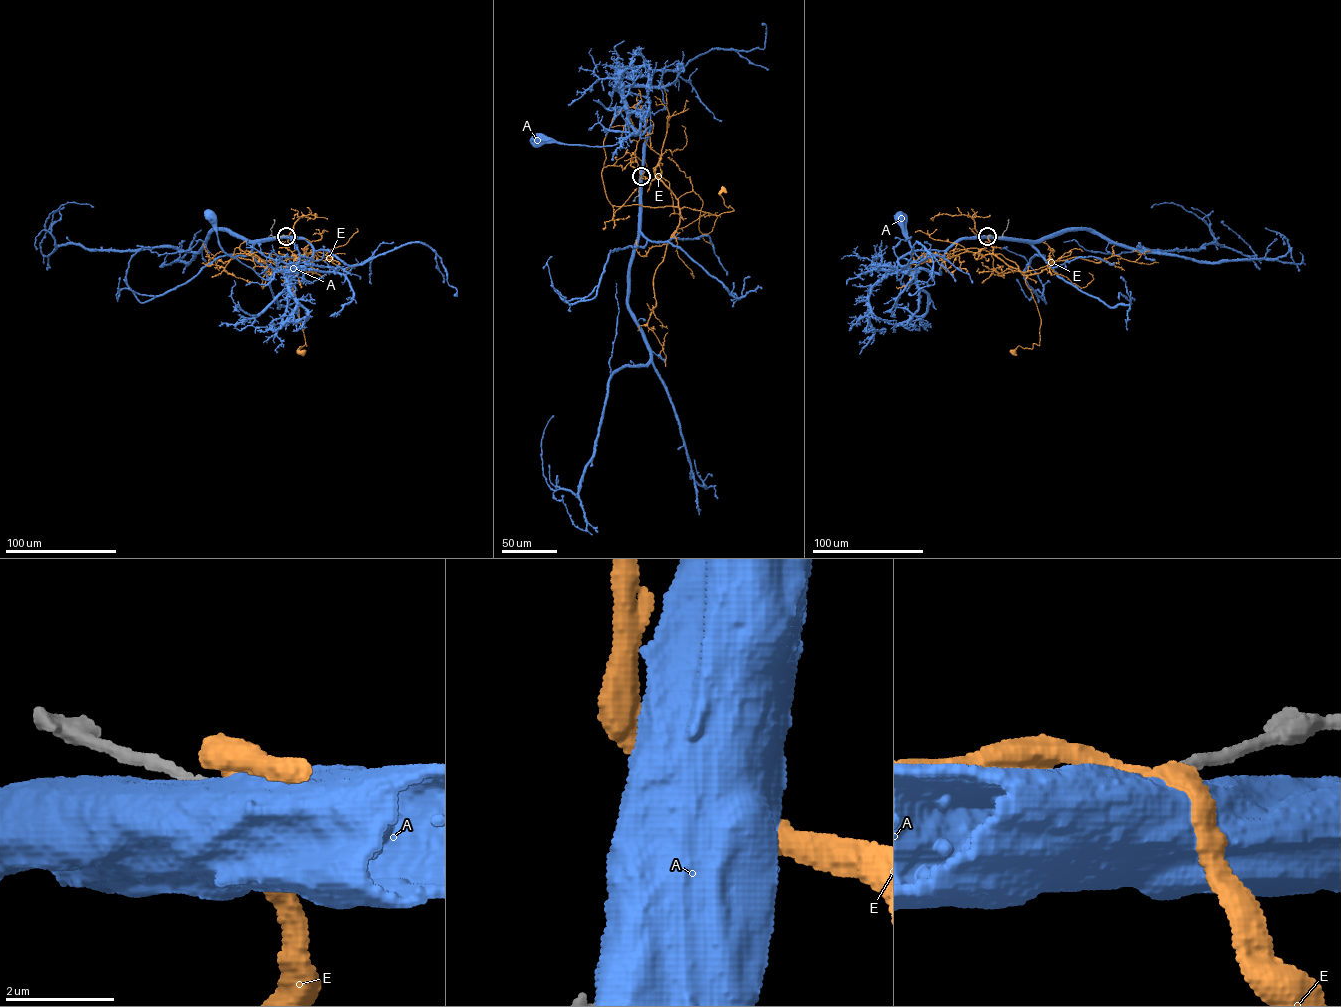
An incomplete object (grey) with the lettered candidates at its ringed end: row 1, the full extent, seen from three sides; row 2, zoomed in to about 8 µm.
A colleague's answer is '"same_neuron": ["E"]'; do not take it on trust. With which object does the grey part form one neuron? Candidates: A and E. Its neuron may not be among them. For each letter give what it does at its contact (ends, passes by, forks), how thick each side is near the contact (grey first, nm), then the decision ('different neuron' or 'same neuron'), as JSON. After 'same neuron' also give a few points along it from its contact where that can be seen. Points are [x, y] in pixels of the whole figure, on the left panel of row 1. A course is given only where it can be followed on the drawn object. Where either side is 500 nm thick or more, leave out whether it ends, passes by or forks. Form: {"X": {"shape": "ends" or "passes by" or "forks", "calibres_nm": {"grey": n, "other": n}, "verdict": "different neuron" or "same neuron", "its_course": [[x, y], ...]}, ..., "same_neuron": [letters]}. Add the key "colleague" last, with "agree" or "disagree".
{"A": {"calibres_nm": {"grey": 200, "other": 550}, "verdict": "different neuron"}, "E": {"shape": "passes by", "calibres_nm": {"grey": 170, "other": 360}, "verdict": "same neuron", "its_course": [[286, 236], [294, 266], [288, 277], [306, 346], [297, 350], [303, 352]]}, "same_neuron": ["E"], "colleague": "agree"}

